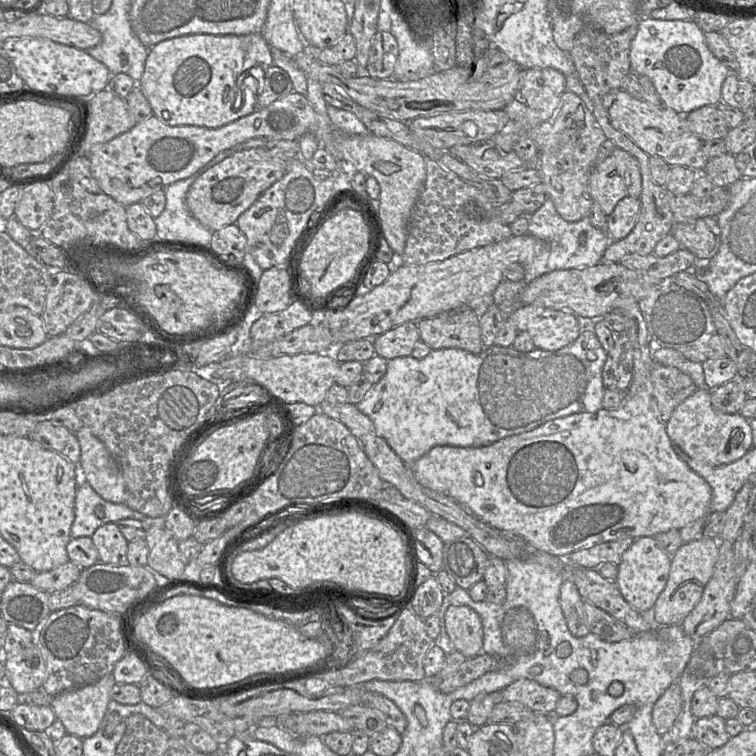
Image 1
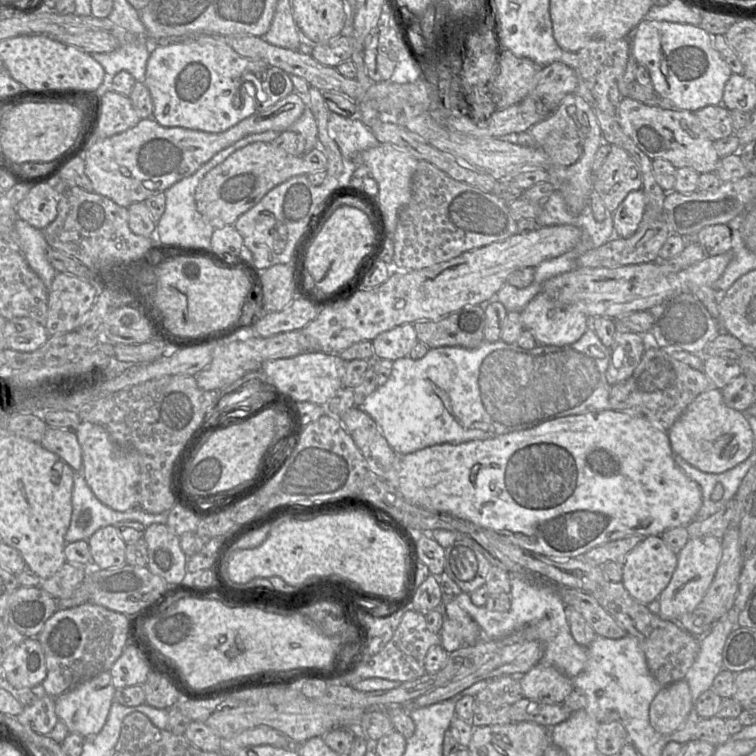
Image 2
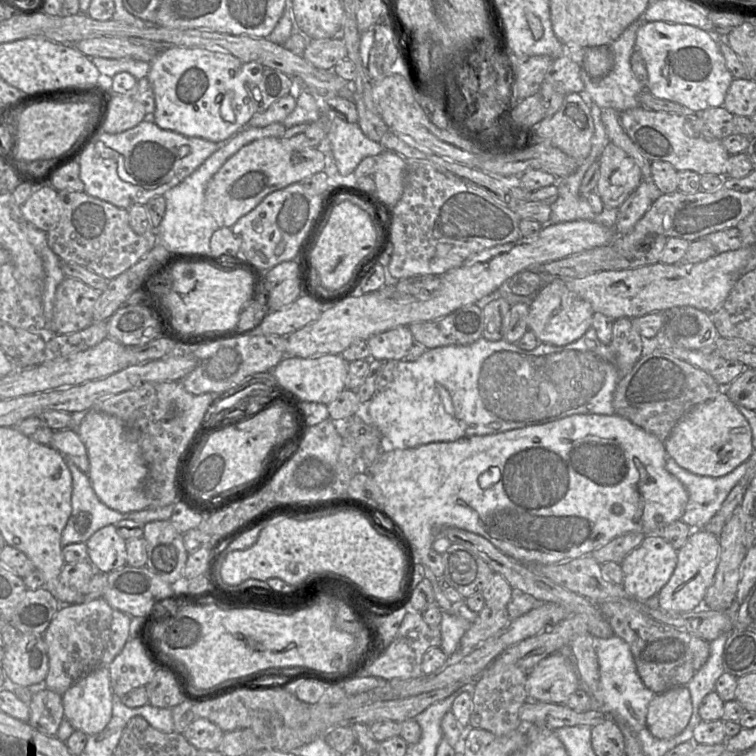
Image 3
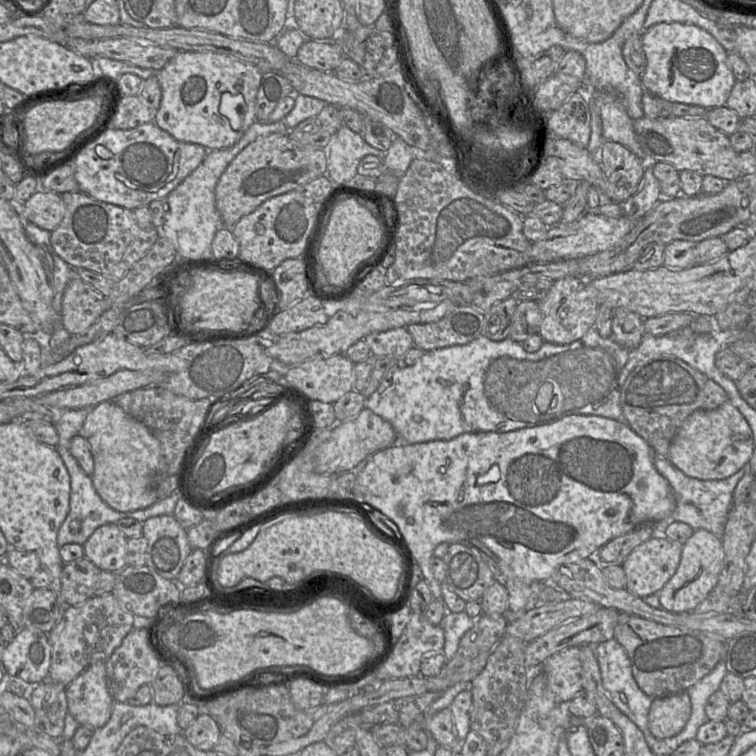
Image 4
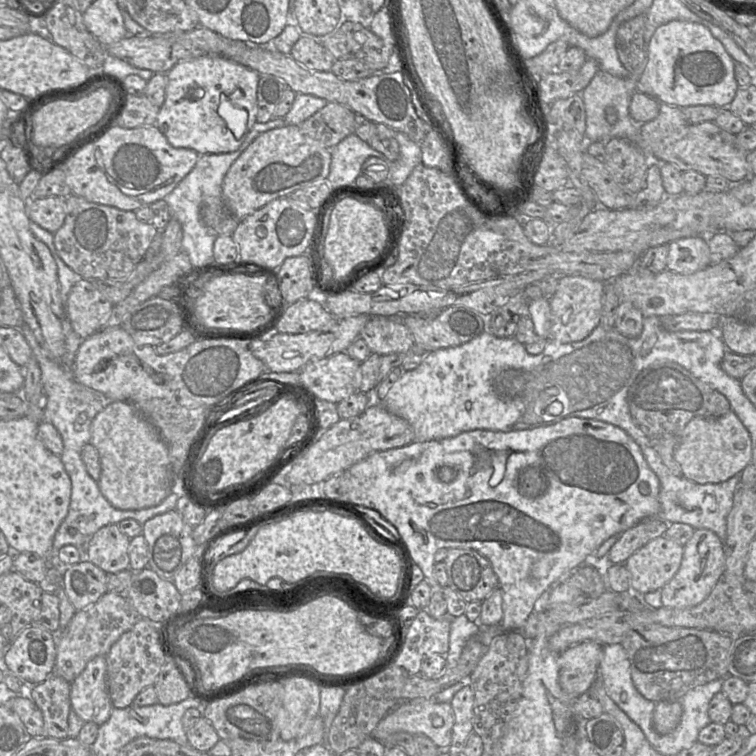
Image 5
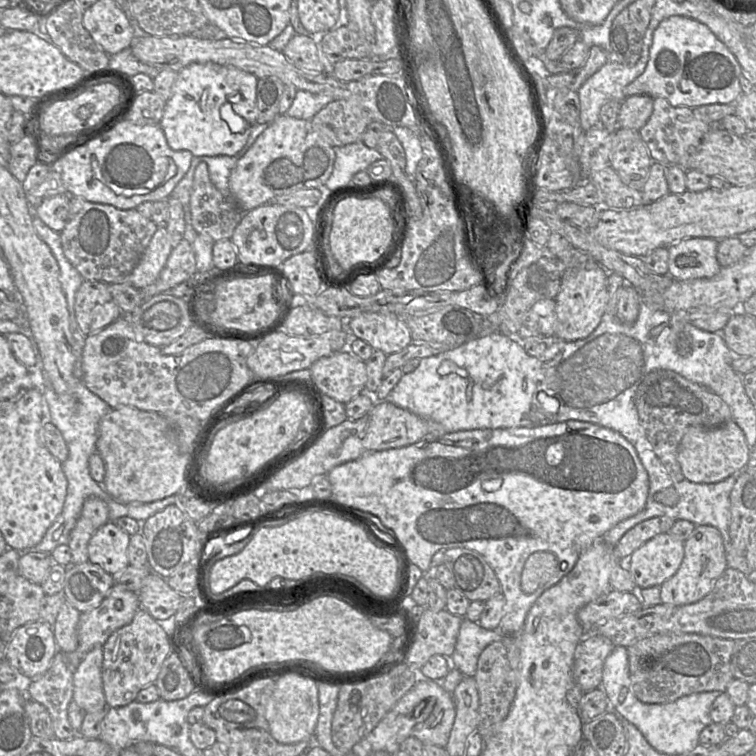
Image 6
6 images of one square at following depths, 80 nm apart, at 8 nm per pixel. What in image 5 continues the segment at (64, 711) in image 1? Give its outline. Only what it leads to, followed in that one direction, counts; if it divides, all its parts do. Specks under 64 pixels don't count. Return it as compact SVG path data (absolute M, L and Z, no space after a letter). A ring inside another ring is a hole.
M105 656L92 658L70 684L70 706L83 722L105 723L112 711Z

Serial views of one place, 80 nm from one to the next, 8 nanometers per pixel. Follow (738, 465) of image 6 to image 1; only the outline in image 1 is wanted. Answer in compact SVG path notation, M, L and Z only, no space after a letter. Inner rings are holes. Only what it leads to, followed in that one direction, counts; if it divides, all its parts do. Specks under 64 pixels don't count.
M708 388L697 389L674 409L666 423L666 432L671 442L688 456L714 466L732 463L753 447L748 419L740 413L727 414L715 410Z

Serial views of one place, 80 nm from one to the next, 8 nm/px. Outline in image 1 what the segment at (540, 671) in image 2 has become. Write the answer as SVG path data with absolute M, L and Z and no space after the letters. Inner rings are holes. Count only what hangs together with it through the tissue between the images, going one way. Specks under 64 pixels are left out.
M520 678L502 690L503 701L519 702L539 713L554 713L562 695L555 689Z

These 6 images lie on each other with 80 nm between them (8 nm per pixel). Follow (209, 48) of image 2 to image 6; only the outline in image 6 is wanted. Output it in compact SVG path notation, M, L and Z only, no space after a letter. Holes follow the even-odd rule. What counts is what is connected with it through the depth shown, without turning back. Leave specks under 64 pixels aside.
M193 63L185 68L181 69L178 72L177 79L172 88L172 96L169 100L167 100L162 119L159 123L159 126L162 128L165 138L169 147L174 151L180 150L188 150L190 151L193 156L219 156L219 155L227 155L227 156L234 156L236 155L246 144L253 128L257 124L257 117L258 117L258 108L256 102L256 87L257 87L258 78L248 72L242 71L235 67L229 66L222 66L215 63L205 63L205 64L198 64Z

